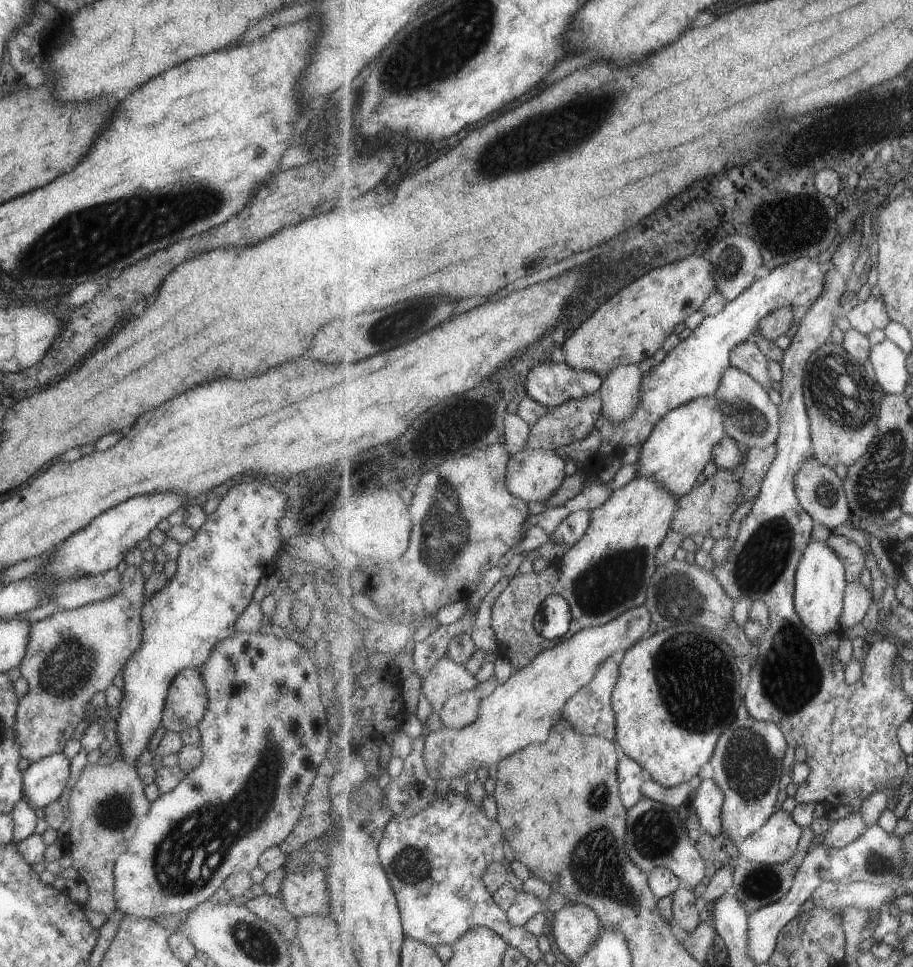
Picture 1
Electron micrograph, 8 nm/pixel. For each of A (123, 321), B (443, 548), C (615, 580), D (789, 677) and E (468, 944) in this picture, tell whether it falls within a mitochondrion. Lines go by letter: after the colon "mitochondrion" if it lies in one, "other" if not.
A: other
B: mitochondrion
C: mitochondrion
D: mitochondrion
E: other

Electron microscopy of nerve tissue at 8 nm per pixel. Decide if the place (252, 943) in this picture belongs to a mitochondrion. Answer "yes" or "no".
yes

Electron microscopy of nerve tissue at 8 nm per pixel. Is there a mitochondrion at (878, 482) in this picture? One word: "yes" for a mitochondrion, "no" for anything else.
yes

